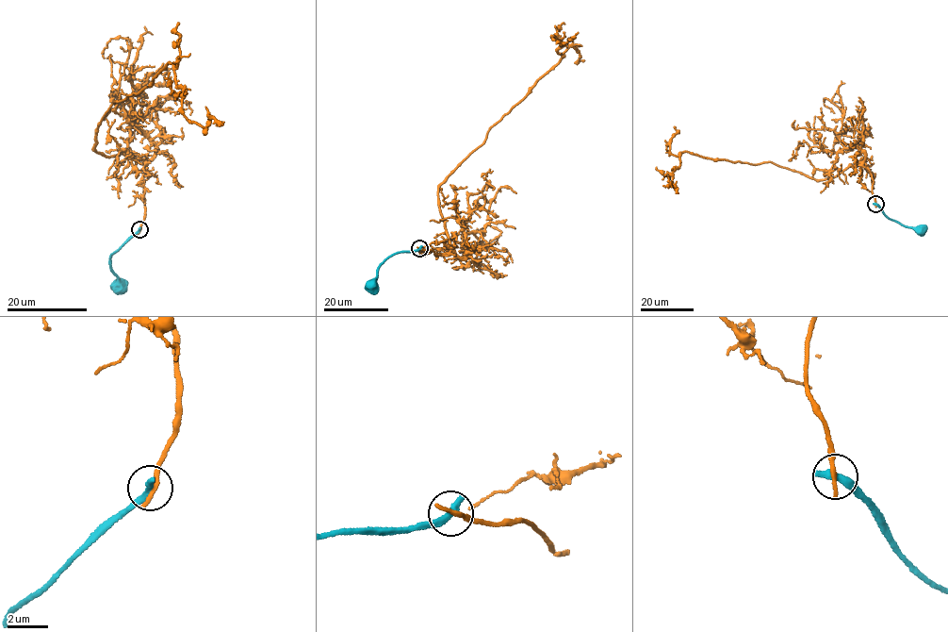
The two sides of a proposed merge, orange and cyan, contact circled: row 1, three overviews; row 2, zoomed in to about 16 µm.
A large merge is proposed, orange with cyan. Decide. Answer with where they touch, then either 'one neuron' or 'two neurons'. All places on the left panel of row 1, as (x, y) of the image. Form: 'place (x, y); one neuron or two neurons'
place (139, 229); two neurons

